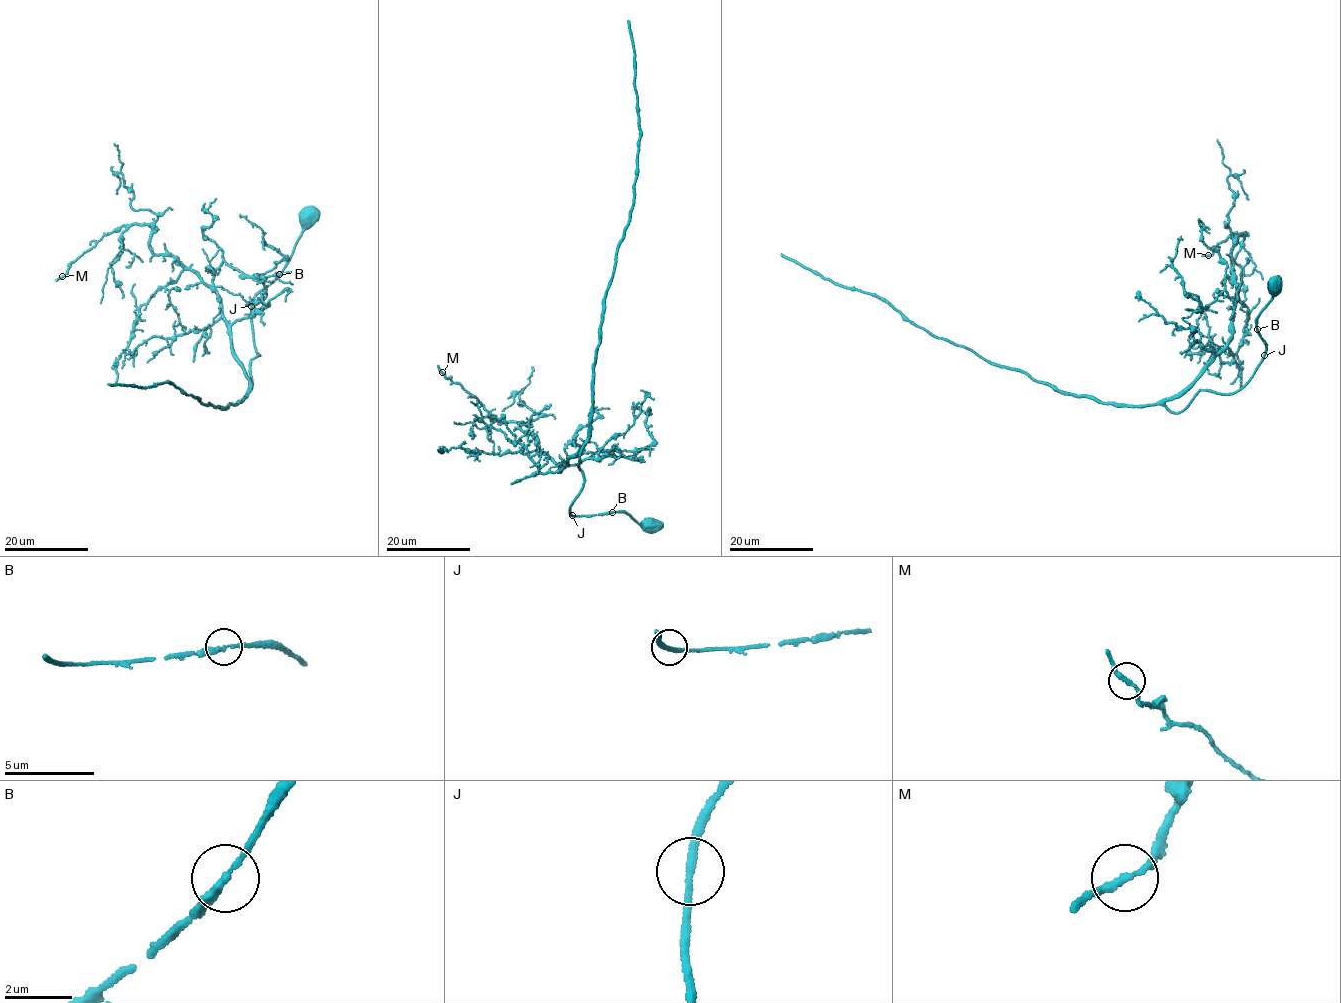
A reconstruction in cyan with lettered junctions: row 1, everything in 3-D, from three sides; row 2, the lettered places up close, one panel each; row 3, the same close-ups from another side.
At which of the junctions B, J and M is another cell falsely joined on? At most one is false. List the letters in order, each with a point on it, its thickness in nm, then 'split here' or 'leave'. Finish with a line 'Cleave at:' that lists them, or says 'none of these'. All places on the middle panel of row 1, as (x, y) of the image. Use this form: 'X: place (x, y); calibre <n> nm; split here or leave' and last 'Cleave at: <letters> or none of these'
B: place (612, 512); calibre 200 nm; leave
J: place (572, 515); calibre 200 nm; leave
M: place (442, 372); calibre 200 nm; leave
Cleave at: none of these

